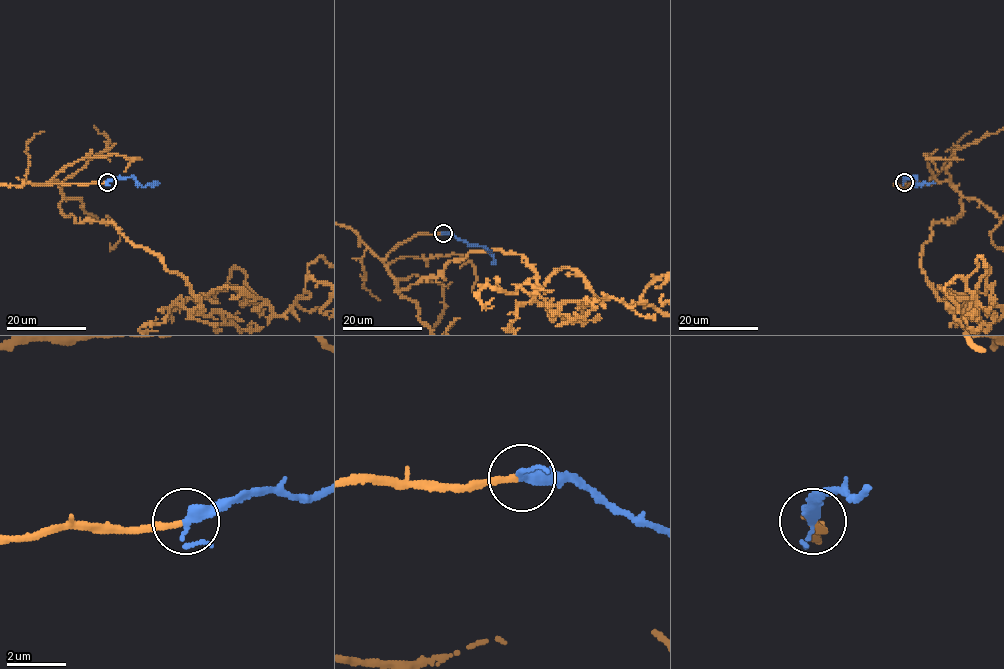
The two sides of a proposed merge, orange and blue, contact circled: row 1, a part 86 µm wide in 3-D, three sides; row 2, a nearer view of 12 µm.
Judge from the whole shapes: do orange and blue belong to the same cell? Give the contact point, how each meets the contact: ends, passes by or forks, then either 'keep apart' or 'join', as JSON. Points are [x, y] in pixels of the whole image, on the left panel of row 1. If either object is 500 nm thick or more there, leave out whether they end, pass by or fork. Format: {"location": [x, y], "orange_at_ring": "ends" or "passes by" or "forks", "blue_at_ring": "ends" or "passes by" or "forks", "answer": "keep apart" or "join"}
{"location": [107, 182], "orange_at_ring": "ends", "blue_at_ring": "passes by", "answer": "join"}

